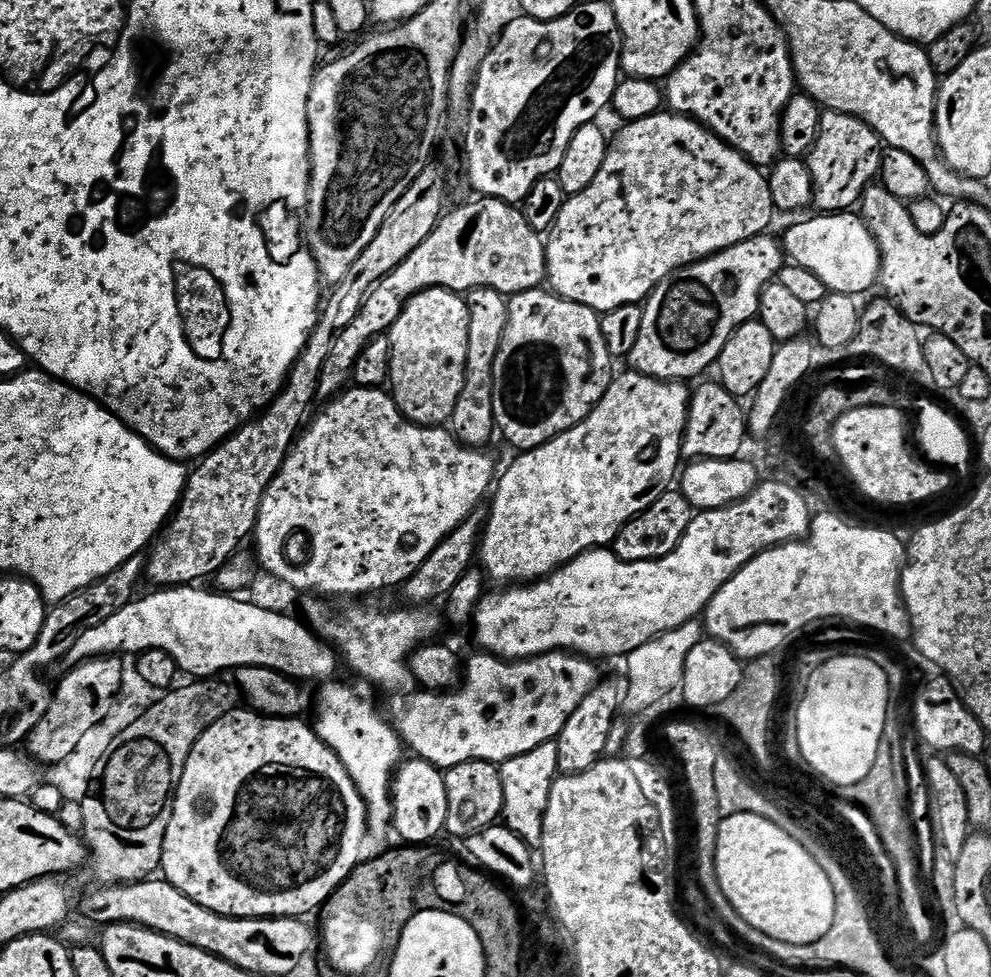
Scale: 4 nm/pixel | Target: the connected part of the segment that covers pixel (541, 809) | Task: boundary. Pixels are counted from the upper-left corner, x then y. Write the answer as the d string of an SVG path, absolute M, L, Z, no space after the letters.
M553 742L538 746L526 754L518 754L518 758L510 758L506 763L499 765L499 770L504 795L503 823L528 845L539 845L552 783L556 781L560 772L558 746Z

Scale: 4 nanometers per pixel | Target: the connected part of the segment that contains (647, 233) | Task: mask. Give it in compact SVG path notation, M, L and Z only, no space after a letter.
M661 110L650 117L627 121L623 127L624 129L616 137L614 135L611 137L606 162L602 162L602 170L598 170L594 182L590 182L586 190L565 199L564 205L558 212L557 220L553 222L551 231L547 233L544 246L548 267L547 287L557 296L566 298L570 302L578 302L597 314L618 310L622 306L631 304L643 305L648 295L658 286L658 282L662 282L680 268L710 258L730 246L738 246L738 242L746 242L755 236L765 235L771 229L768 227L772 224L772 216L774 217L767 175L752 161L747 160L736 148L729 146L725 140L718 138L710 129L696 120L691 120L689 116L681 116L671 110Z

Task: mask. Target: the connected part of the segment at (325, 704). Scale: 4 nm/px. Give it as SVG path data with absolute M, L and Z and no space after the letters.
M328 682L323 685L320 693L314 696L314 712L316 708L316 720L314 727L316 733L332 750L334 750L356 788L362 794L364 805L368 811L368 835L372 840L384 840L387 832L393 831L393 777L397 769L400 768L405 759L405 745L402 743L400 733L387 719L380 717L380 712L368 700L363 700L354 689L348 684L336 684L337 682Z

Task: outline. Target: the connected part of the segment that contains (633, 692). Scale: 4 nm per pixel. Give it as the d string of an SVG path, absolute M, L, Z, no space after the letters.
M699 619L686 622L678 626L678 630L670 630L650 642L646 646L638 646L626 657L628 672L626 679L628 682L628 693L624 699L623 711L636 712L634 714L644 714L659 702L663 696L668 696L672 691L679 689L684 683L684 667L686 658L694 646L698 646L700 640L705 639L706 629Z

